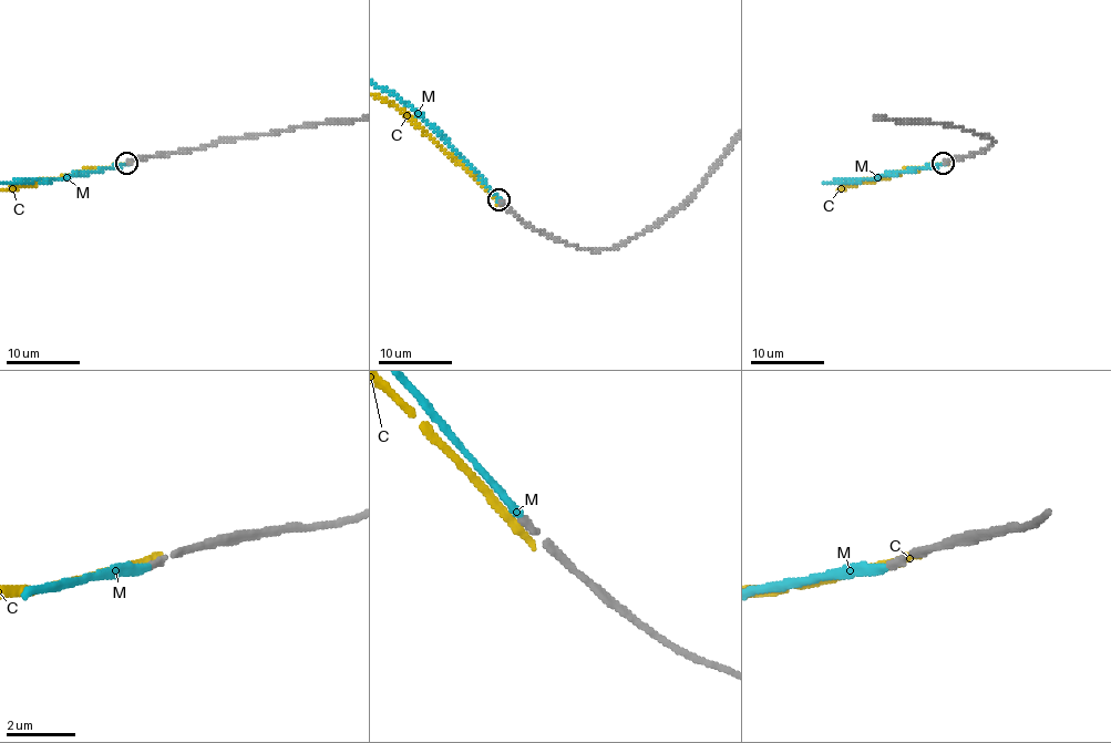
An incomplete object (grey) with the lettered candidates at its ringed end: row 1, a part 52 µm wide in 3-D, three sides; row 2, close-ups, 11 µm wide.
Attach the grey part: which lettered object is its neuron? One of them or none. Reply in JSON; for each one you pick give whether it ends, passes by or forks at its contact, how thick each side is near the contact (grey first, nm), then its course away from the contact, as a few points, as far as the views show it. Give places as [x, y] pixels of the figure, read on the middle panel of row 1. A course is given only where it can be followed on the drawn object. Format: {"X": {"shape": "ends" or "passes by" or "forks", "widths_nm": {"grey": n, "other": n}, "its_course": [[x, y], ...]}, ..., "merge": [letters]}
{"M": {"shape": "ends", "widths_nm": {"grey": 170, "other": 240}}, "merge": ["M"]}

